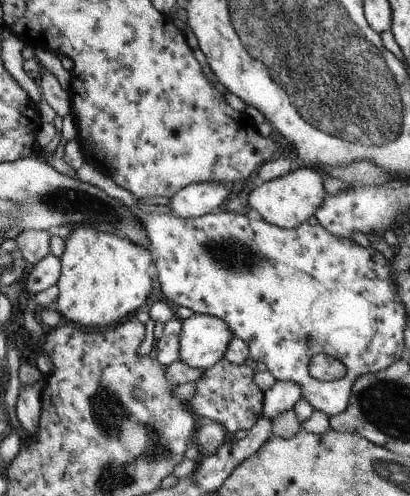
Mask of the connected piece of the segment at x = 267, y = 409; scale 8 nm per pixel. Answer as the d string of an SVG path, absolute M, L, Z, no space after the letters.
M276 381L276 384L264 391L264 418L273 419L280 412L292 410L302 398L302 390L296 382Z

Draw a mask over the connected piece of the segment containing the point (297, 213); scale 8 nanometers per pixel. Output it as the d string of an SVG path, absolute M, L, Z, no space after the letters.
M298 168L274 180L264 182L251 191L247 203L248 209L254 208L266 222L278 225L280 228L294 229L308 221L308 218L318 212L324 198L322 178L314 168Z

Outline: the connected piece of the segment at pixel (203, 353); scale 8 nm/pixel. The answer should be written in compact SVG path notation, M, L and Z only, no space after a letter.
M194 313L182 320L179 359L192 368L208 370L225 358L234 336L228 321Z

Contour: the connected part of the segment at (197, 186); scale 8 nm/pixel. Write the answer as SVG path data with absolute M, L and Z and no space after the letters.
M222 182L192 183L169 198L172 212L182 218L198 218L220 210L233 184Z

